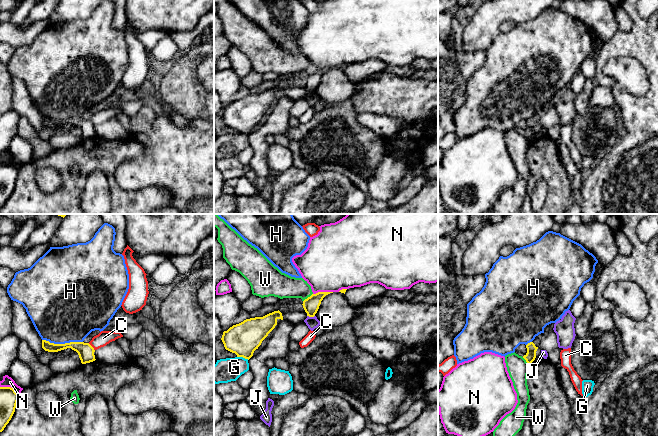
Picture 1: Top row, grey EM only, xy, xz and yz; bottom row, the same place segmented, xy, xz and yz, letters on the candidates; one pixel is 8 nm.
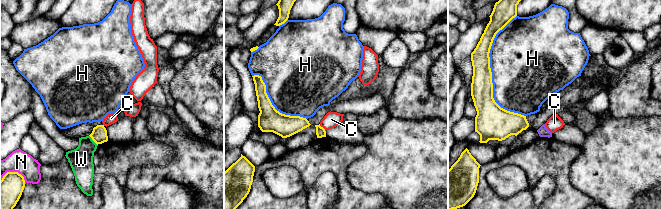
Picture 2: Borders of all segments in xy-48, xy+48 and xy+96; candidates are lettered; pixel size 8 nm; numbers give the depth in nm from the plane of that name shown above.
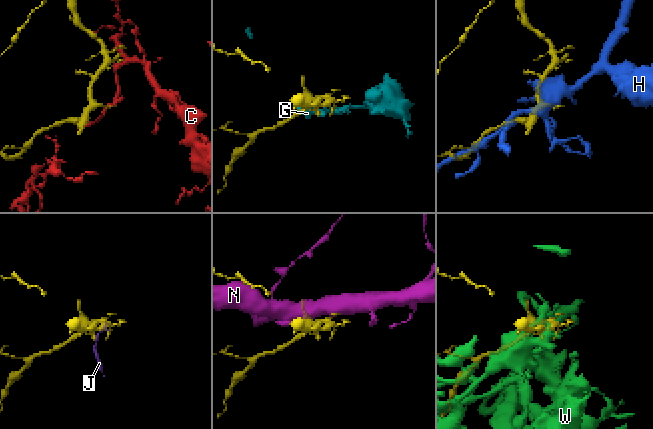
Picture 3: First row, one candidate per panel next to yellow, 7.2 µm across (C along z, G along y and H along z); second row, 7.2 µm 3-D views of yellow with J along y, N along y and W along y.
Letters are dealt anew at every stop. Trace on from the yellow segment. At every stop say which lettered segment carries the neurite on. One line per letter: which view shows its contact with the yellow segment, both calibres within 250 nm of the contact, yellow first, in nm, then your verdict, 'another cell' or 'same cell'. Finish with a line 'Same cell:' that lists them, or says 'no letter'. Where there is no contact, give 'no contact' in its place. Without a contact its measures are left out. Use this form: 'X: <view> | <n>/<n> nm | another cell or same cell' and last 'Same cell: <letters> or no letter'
C: xy | 130/110 nm | another cell
G: xz | 260/190 nm | another cell
H: xy | 130/480 nm | another cell
J: xz | 130/100 nm | another cell
N: xy | 140/90 nm | another cell
W: xz | 130/200 nm | another cell
Same cell: no letter

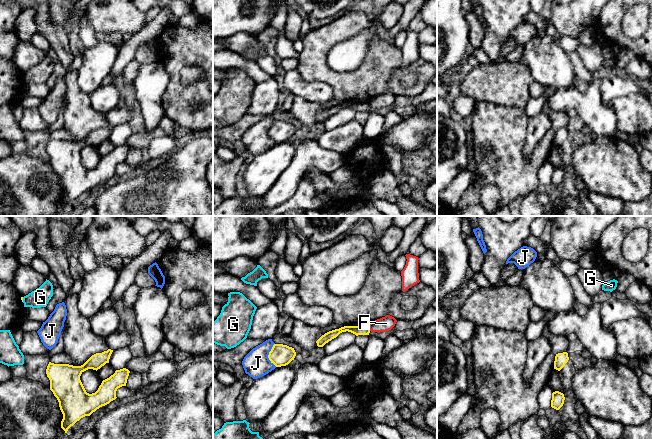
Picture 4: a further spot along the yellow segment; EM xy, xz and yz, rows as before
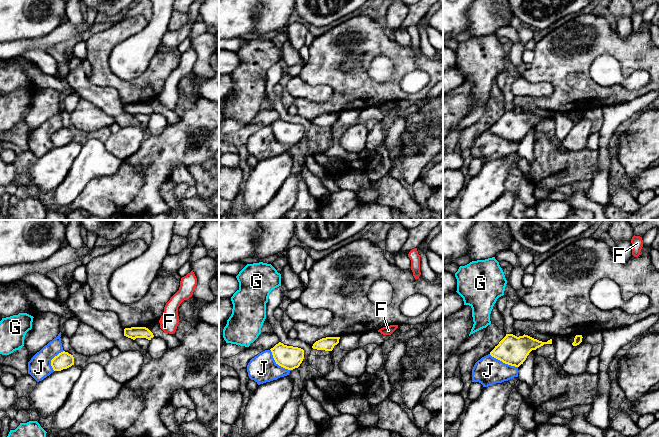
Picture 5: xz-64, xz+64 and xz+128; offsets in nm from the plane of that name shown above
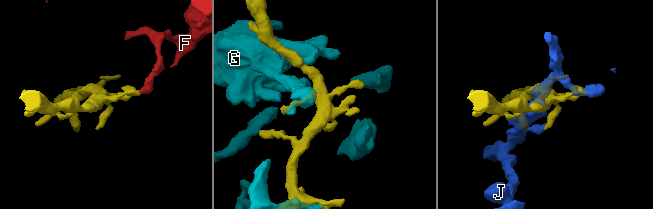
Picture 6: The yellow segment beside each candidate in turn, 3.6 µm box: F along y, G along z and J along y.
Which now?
F: xz | 80/120 nm | another cell
G: xy | 20/150 nm | another cell
J: xz | 180/220 nm | another cell
Same cell: no letter

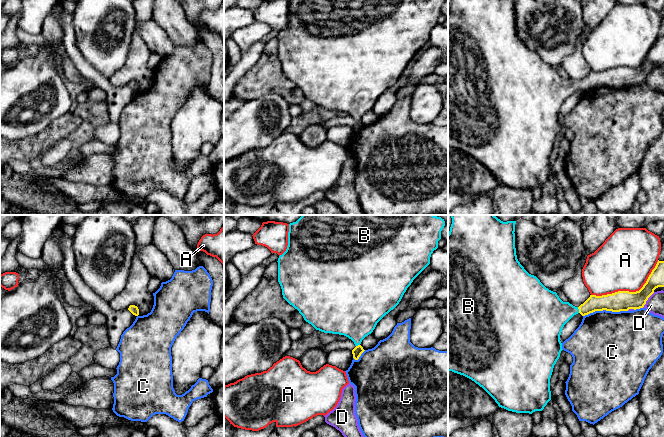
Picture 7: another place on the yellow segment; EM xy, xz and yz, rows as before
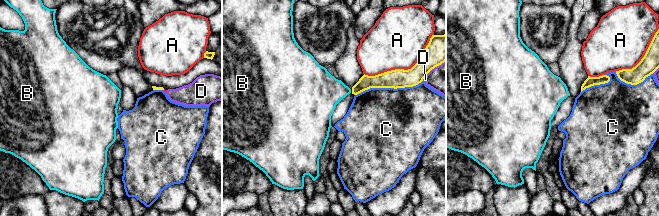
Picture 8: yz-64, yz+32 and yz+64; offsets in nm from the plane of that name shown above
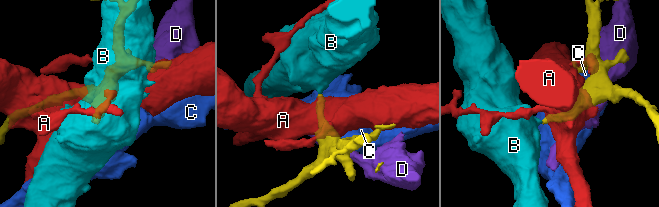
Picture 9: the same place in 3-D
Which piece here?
A: yz | 160/460 nm | another cell
B: yz | 140/300 nm | same cell
C: yz | 160/480 nm | another cell
D: yz | 160/140 nm | another cell
Same cell: B

